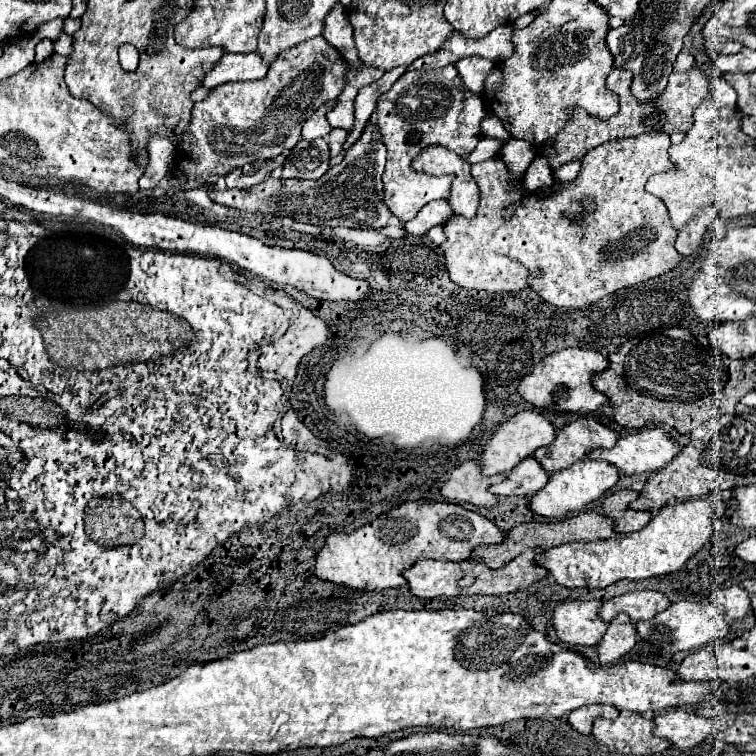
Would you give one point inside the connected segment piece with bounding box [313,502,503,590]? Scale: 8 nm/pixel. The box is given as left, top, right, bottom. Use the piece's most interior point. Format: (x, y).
(371, 558)

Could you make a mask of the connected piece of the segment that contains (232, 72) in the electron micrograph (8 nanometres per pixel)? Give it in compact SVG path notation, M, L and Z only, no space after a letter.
M257 52L251 54L225 54L211 70L205 74L201 86L215 88L225 82L235 80L261 80L267 74L269 66L259 58Z

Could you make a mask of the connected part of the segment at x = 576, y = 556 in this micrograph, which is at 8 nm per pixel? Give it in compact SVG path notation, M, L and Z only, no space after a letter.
M691 500L667 504L645 528L631 534L617 534L597 542L571 542L555 548L547 548L537 554L535 560L549 576L567 588L607 588L617 580L643 580L661 574L677 572L699 548L703 548L713 536L713 514L721 506L717 502Z

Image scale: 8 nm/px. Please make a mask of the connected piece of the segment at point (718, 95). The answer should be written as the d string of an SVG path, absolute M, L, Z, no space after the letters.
M723 76L713 80L713 92L711 96L721 104L735 104L735 90L725 82Z

